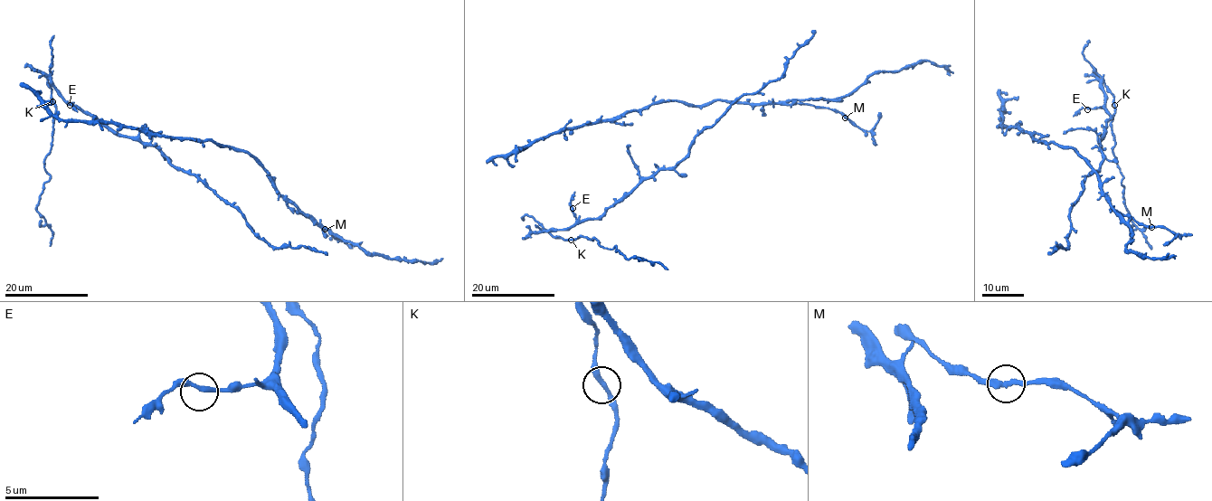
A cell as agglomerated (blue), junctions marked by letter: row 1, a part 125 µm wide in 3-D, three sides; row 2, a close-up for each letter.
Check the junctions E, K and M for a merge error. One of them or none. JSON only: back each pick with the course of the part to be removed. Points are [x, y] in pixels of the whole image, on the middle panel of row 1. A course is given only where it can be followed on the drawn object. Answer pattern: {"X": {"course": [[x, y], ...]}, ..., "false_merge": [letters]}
{"false_merge": []}

